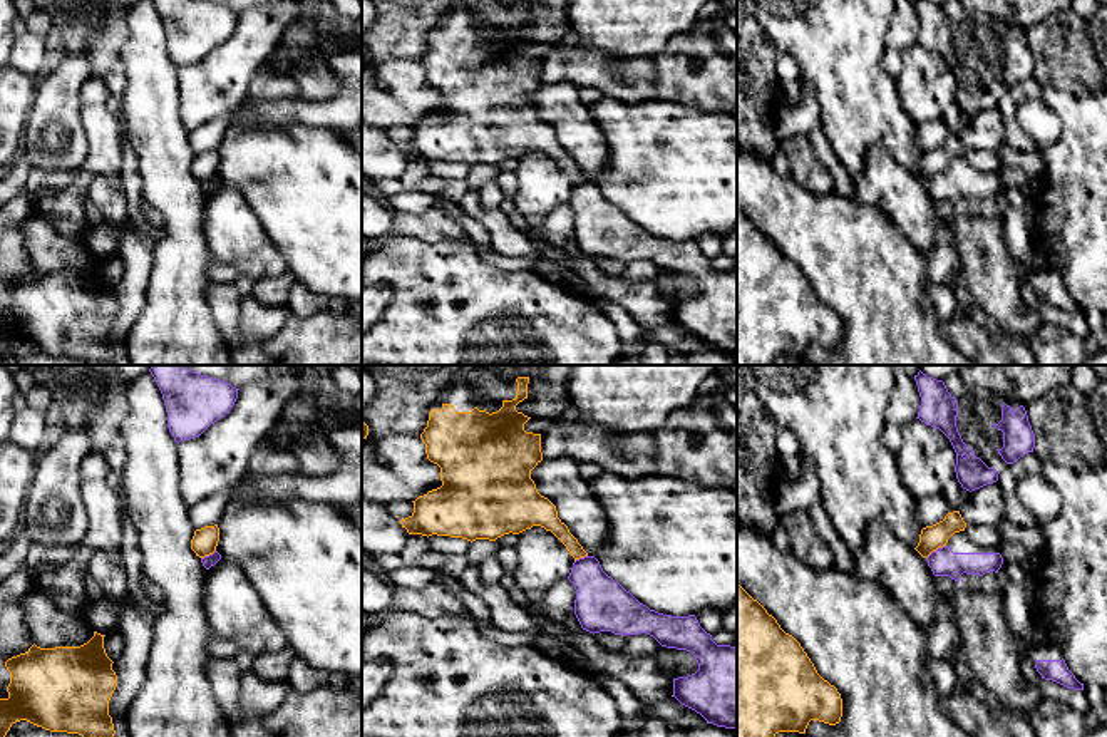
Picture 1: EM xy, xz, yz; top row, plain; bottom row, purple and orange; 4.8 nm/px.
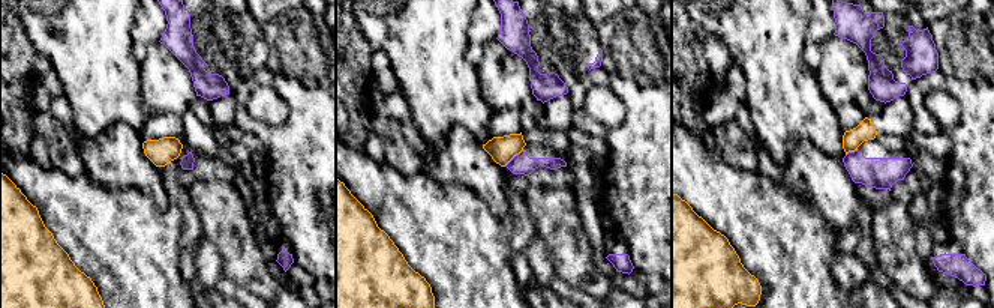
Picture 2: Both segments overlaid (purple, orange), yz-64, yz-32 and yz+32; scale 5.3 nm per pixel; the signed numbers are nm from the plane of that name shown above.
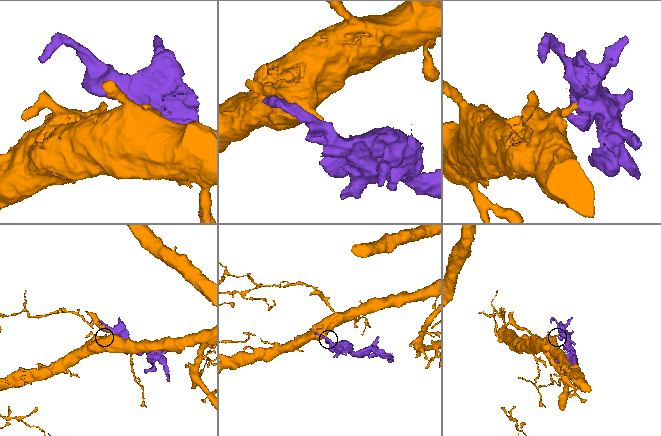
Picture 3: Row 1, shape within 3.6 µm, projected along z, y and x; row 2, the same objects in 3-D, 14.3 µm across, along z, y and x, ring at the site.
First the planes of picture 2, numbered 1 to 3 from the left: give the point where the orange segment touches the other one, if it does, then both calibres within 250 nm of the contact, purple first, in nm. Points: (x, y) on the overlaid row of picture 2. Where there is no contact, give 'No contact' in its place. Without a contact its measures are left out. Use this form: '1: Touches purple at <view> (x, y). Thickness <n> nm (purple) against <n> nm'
1: No contact
2: Touches purple at yz-32 (514, 157). Thickness 110 nm (purple) against 140 nm
3: Touches purple at yz+32 (850, 152). Thickness 170 nm (purple) against 100 nm

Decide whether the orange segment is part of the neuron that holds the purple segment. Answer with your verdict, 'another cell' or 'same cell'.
another cell

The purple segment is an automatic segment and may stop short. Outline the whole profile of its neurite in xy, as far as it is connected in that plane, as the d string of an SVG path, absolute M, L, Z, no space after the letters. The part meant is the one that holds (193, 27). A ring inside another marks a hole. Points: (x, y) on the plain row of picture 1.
M152 0L166 30L174 65L199 62L211 49L229 39L238 15L208 0Z

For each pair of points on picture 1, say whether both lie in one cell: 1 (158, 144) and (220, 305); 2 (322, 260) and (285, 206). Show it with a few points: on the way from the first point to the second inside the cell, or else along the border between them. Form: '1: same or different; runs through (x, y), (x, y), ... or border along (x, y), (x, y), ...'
1: different; border along (208, 283), (206, 304), (216, 322)
2: same; runs through (322, 247), (298, 220)

